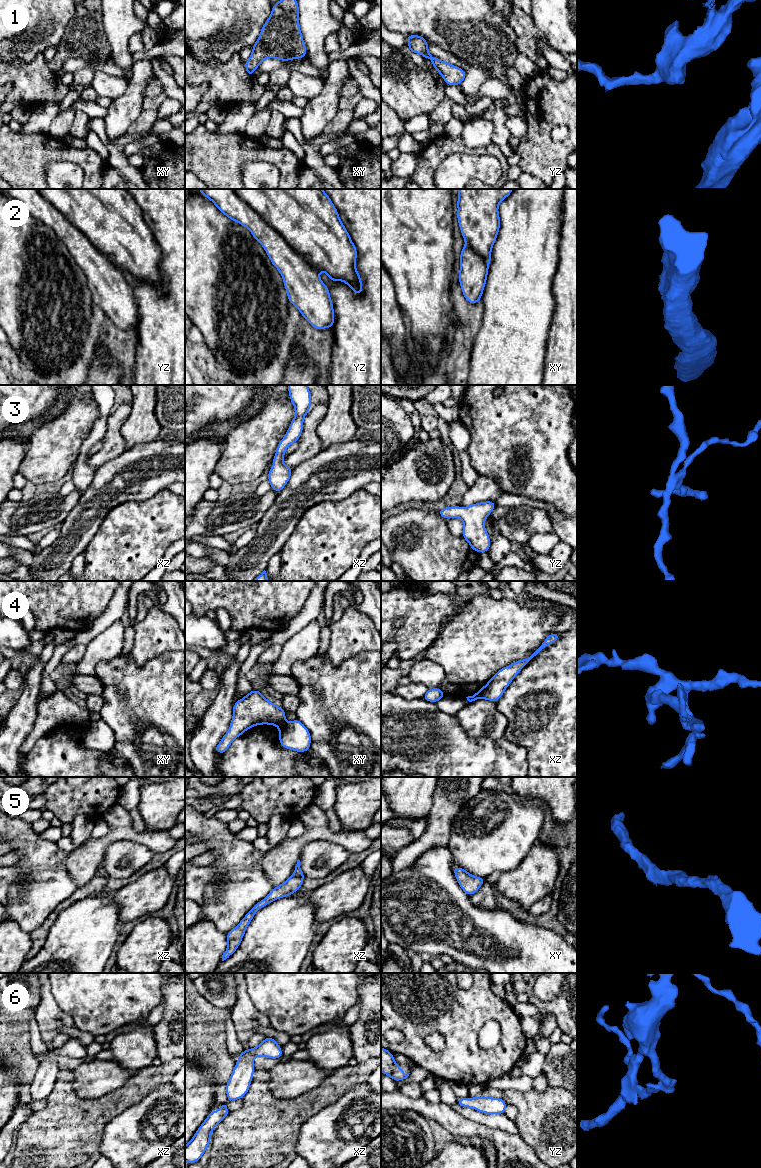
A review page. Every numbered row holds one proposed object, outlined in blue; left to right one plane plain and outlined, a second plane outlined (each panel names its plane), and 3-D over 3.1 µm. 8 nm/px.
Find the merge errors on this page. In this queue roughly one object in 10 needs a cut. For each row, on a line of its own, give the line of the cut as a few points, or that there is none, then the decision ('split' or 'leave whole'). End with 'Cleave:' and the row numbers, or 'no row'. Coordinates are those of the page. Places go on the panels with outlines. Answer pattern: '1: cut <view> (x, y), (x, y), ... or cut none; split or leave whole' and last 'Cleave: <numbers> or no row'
1: cut none; leave whole
2: cut none; leave whole
3: cut none; leave whole
4: cut xy (285, 723), (280, 729); split
5: cut none; leave whole
6: cut none; leave whole
Cleave: 4

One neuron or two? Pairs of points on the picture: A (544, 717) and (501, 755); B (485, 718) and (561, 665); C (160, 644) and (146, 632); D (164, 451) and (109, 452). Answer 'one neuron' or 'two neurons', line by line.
A: two neurons
B: two neurons
C: one neuron
D: two neurons

